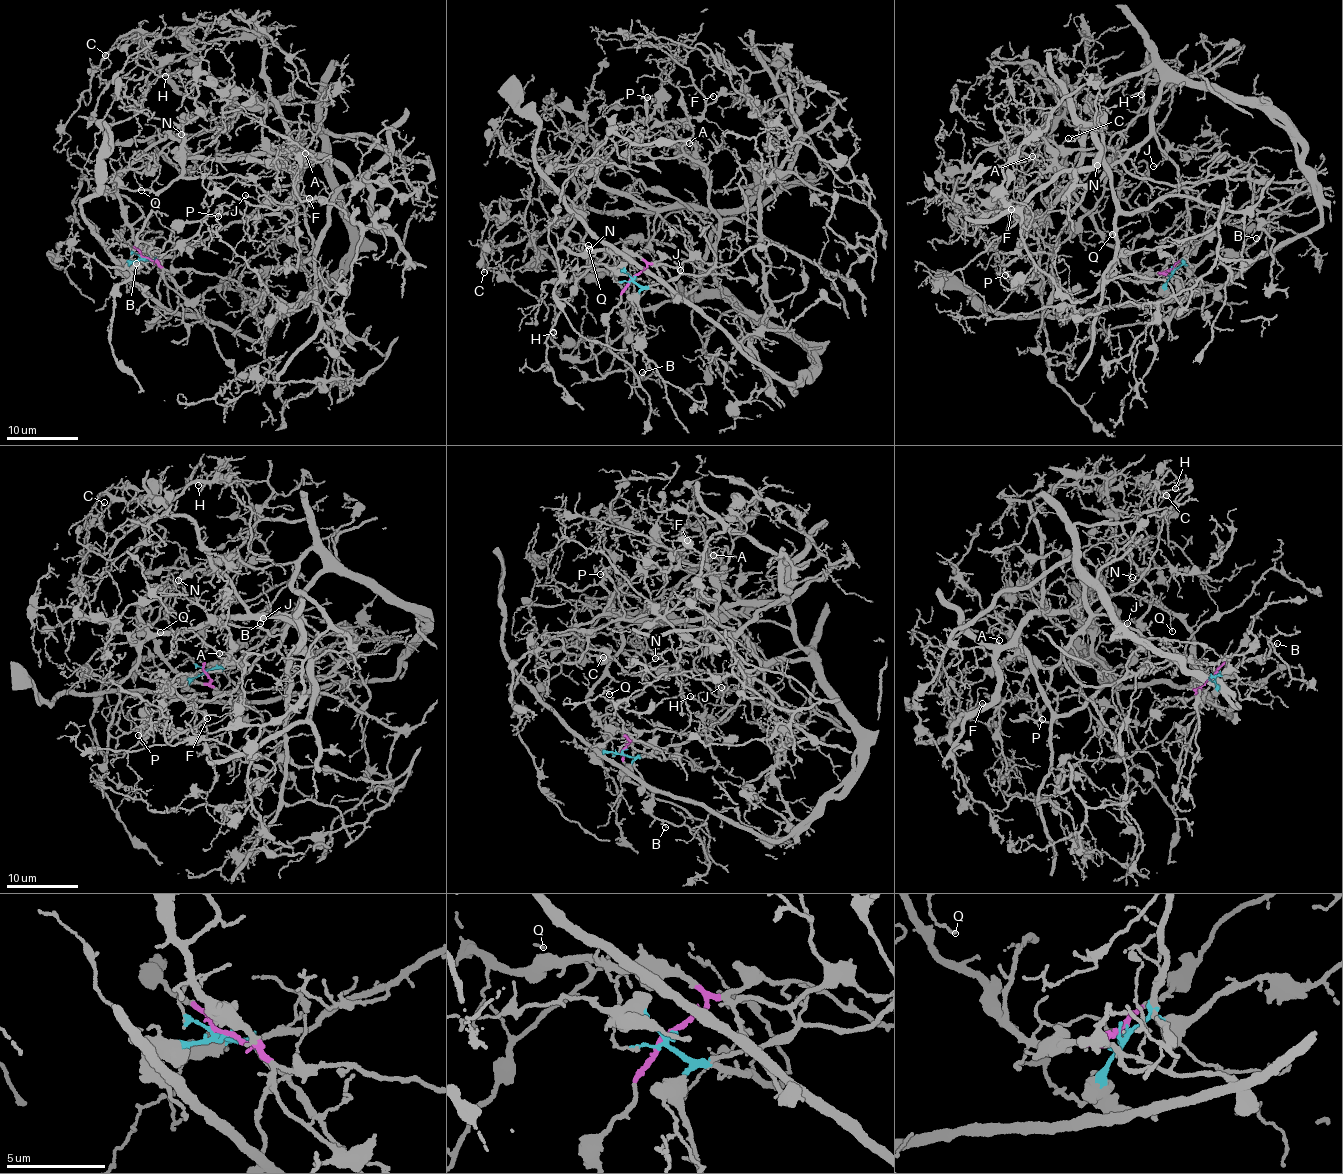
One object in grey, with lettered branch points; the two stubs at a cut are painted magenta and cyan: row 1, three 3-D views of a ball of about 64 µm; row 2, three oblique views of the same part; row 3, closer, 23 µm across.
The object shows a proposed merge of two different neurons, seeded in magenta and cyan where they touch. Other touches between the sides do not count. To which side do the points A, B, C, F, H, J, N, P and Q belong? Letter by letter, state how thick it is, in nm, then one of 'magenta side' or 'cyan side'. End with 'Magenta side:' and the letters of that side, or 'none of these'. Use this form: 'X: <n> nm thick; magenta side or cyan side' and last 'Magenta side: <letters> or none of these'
A: 120 nm thick; cyan side
B: 110 nm thick; cyan side
C: 180 nm thick; magenta side
F: 130 nm thick; magenta side
H: 130 nm thick; magenta side
J: 110 nm thick; cyan side
N: 100 nm thick; magenta side
P: 140 nm thick; cyan side
Q: 130 nm thick; magenta side
Magenta side: C, F, H, N, Q

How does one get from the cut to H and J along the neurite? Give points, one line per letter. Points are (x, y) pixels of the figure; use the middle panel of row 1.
H: (634, 276), (638, 258), (563, 246), (586, 190), (645, 201), (652, 241), (616, 339), (586, 361), (553, 332)
J: (634, 276), (636, 282), (676, 296), (699, 285), (680, 271)

